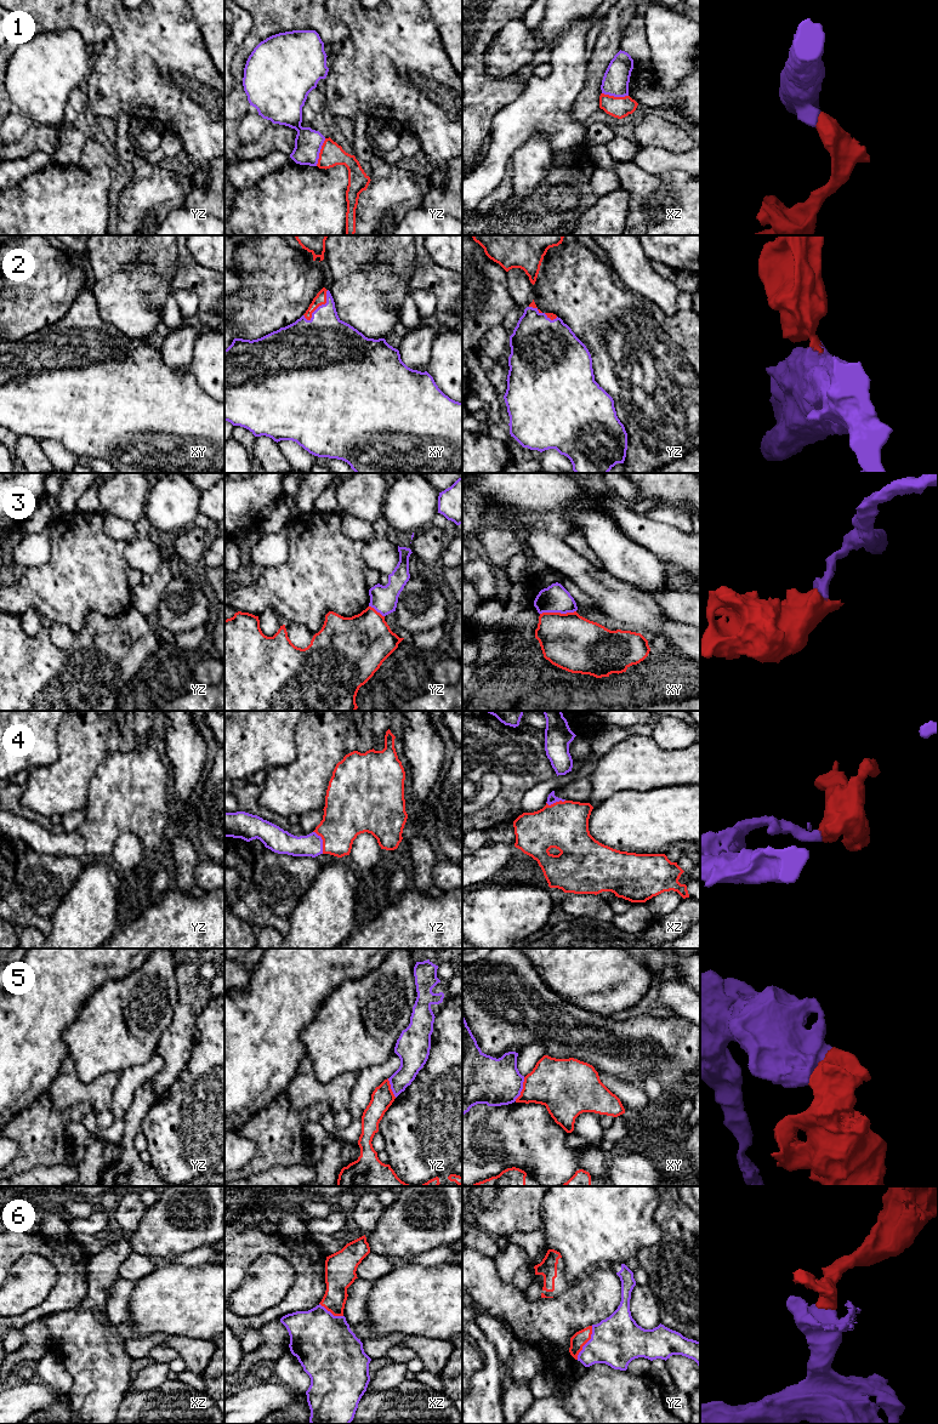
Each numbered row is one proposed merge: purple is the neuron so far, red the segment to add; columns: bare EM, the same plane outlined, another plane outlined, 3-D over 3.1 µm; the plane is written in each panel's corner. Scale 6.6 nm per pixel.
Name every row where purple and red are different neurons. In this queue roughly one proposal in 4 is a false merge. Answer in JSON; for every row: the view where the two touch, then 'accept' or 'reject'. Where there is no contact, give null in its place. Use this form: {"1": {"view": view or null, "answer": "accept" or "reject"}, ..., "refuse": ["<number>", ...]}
{"1": {"view": "yz", "answer": "reject"}, "2": {"view": "xy", "answer": "accept"}, "3": {"view": "xy", "answer": "reject"}, "4": {"view": "yz", "answer": "accept"}, "5": {"view": "xy", "answer": "reject"}, "6": {"view": "yz", "answer": "accept"}, "refuse": ["1", "3", "5"]}

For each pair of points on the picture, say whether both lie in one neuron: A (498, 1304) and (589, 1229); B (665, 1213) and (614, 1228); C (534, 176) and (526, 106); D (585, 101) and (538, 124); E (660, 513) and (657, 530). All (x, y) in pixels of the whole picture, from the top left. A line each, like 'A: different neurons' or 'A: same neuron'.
A: different neurons
B: different neurons
C: different neurons
D: different neurons
E: different neurons

